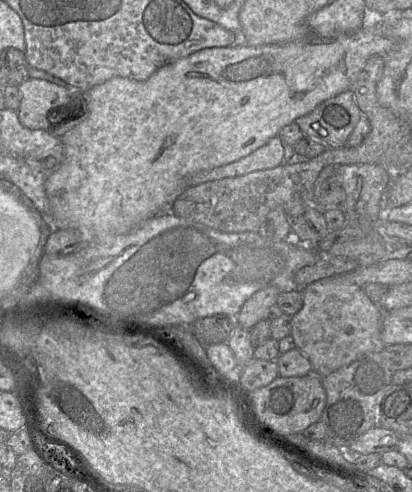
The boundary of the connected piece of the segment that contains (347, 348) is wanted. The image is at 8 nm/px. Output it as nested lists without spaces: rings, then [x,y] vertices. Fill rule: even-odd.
[[[331,277],[311,283],[301,291],[303,306],[291,317],[291,337],[295,347],[308,358],[313,372],[321,379],[365,354],[382,352],[385,346],[380,337],[383,310],[371,301],[361,286],[341,277]]]

